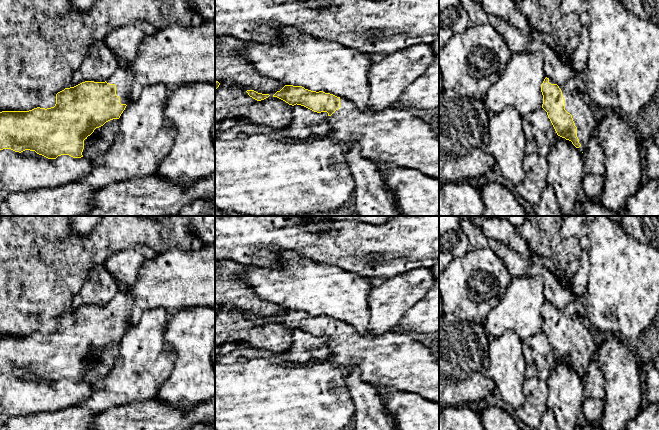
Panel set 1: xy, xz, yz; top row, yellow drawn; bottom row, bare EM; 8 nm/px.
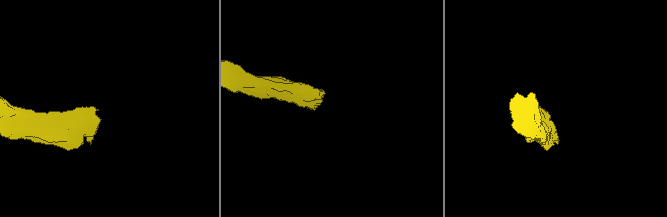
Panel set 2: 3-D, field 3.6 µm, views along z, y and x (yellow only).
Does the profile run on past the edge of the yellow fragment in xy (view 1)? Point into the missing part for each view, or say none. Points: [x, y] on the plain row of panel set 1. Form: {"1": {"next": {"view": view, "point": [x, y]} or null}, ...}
{"1": {"next": {"view": "xy", "point": [122, 302]}}}

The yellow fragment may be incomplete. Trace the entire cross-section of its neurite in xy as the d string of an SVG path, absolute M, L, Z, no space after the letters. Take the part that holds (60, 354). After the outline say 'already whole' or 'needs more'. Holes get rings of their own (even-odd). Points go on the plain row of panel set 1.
M120 289L105 306L85 305L58 316L54 331L0 336L0 374L11 373L19 377L30 374L48 383L61 379L83 381L84 364L96 352L120 342L130 326L132 305L132 296L126 289Z; needs more

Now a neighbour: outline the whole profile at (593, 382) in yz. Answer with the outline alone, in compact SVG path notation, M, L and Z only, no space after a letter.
M593 359L582 377L584 396L588 399L603 399L604 398L604 378L596 364L596 359Z

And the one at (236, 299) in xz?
M221 259L215 261L215 304L220 307L215 313L215 346L221 347L228 343L249 345L281 354L288 351L292 344L293 330L273 319L285 309L260 299L251 287L245 284L242 277L244 265L236 261ZM247 314L269 318L264 324L257 325L250 321Z

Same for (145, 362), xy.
M164 308L146 311L139 322L130 325L119 342L120 354L110 372L91 383L92 393L86 400L53 411L13 416L7 420L8 430L95 430L97 416L114 407L128 406L155 398L172 373L175 352L165 342L164 335L172 314Z

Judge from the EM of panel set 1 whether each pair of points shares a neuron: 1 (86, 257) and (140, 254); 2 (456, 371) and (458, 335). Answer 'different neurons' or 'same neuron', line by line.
1: different neurons
2: same neuron

